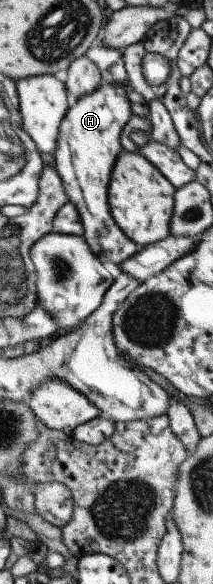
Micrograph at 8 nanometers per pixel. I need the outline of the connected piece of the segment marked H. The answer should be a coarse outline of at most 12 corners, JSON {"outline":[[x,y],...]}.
{"outline":[[101,84],[70,101],[51,161],[81,236],[101,263],[137,243],[107,205],[125,89]]}

